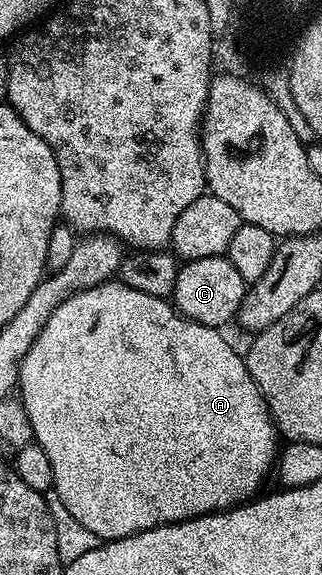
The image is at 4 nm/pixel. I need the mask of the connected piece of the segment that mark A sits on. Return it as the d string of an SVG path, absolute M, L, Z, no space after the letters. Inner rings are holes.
M112 280L102 286L81 292L61 304L49 324L37 336L33 348L25 356L19 373L18 397L29 418L34 441L49 456L53 468L54 488L70 515L101 540L124 538L142 530L168 526L170 522L184 522L206 514L226 512L232 506L250 502L260 493L267 473L272 473L277 462L277 431L263 393L257 388L253 376L247 371L242 353L239 354L222 338L214 326L203 326L180 315L168 299L145 296L137 288L127 286L122 280Z

